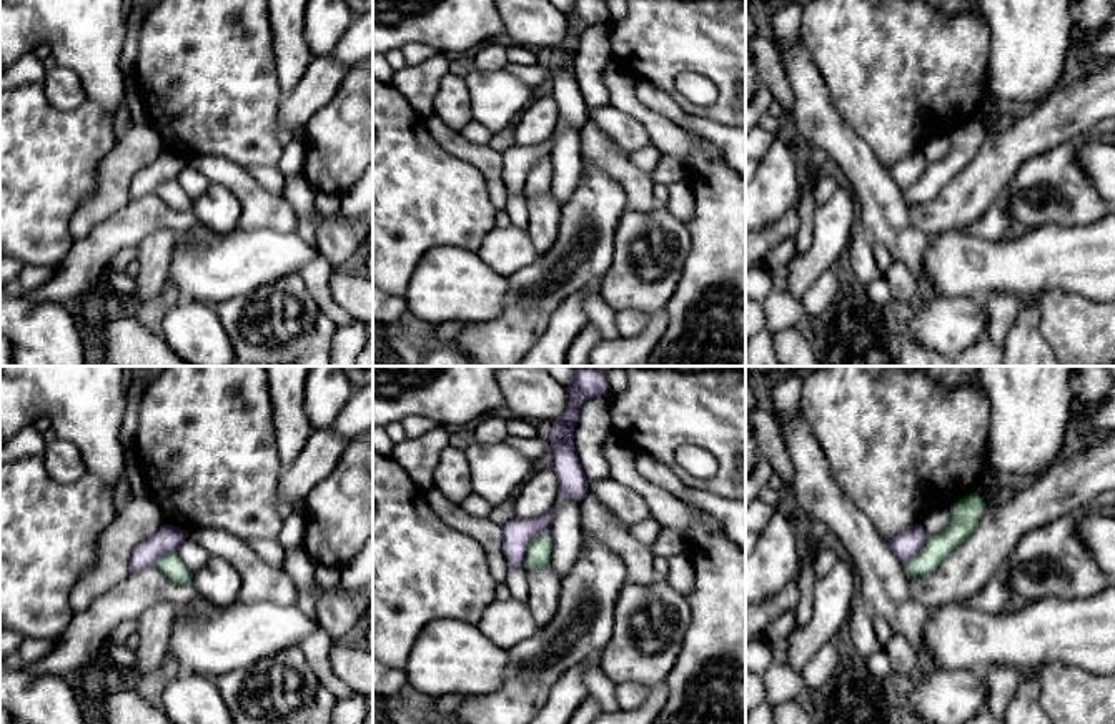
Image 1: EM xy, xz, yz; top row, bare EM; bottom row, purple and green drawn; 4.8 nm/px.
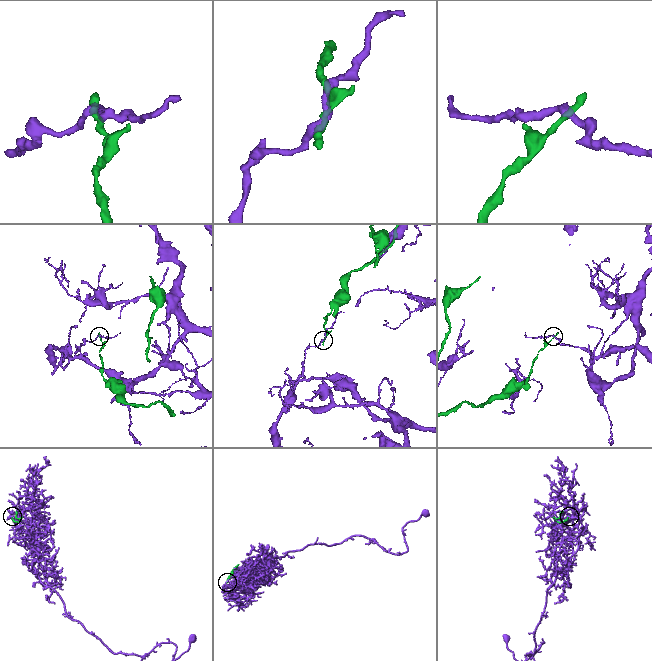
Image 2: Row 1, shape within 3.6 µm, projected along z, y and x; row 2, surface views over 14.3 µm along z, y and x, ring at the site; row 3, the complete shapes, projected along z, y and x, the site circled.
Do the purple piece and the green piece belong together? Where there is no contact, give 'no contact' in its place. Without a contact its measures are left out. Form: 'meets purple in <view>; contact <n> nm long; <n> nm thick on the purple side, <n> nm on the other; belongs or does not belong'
meets purple in xz; contact 220 nm long; 150 nm thick on the purple side, 120 nm on the other; does not belong

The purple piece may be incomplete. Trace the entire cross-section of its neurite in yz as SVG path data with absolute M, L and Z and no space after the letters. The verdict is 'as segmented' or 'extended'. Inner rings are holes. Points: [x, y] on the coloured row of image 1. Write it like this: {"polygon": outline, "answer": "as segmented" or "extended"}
{"polygon": "M914 524L900 534L889 539L889 546L895 558L905 564L909 563L927 543L927 533L922 524Z", "answer": "as segmented"}

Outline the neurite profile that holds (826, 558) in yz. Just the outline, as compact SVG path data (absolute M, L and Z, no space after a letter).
M820 546L814 558L814 578L815 581L824 578L837 563L837 556L832 549Z

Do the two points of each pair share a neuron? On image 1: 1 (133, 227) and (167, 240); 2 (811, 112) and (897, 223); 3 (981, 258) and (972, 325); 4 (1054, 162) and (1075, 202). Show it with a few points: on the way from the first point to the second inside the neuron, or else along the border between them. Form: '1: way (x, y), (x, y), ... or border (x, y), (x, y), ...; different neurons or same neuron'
1: border (177, 235), (170, 230), (157, 228), (137, 248); different neurons
2: way (837, 140), (857, 160), (879, 195); same neuron
3: border (936, 297), (982, 298); different neurons
4: way (1054, 172), (1054, 180), (1065, 192); same neuron

